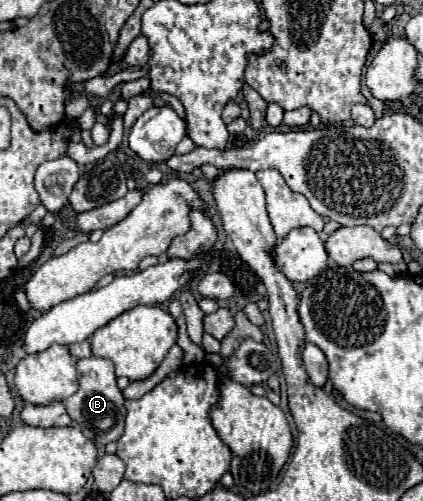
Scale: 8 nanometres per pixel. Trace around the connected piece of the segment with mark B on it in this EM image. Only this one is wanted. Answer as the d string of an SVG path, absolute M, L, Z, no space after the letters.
M89 357L77 361L77 375L79 375L79 389L71 397L67 397L65 409L71 417L71 421L81 429L81 433L91 439L93 443L107 445L109 441L117 441L123 435L125 427L125 399L121 389L117 387L115 367L111 359L105 357Z

